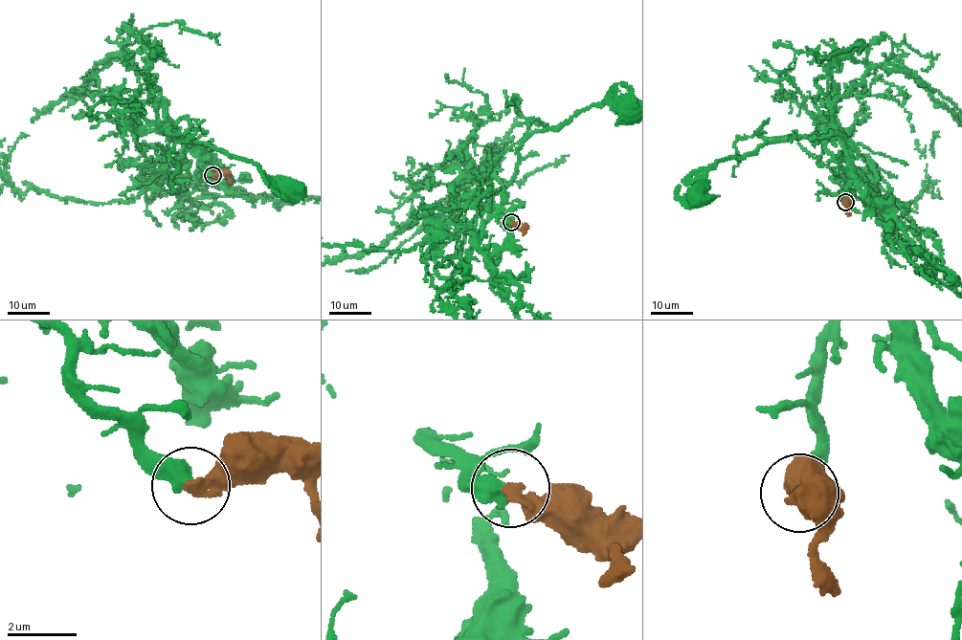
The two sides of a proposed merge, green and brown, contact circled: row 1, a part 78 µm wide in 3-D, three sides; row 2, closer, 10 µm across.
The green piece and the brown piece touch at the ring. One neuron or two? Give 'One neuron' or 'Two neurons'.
Two neurons

